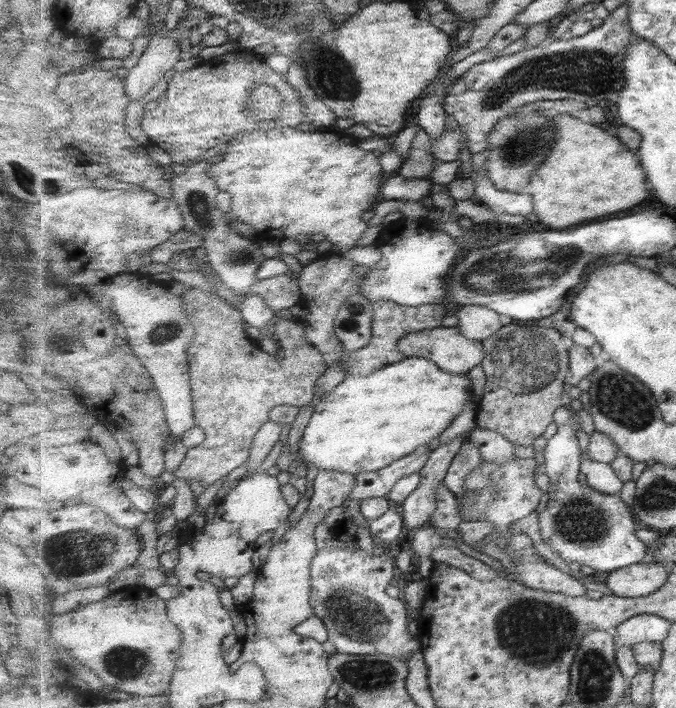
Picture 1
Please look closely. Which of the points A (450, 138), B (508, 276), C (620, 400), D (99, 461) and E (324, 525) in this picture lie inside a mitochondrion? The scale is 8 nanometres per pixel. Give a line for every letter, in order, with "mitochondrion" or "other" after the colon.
A: other
B: mitochondrion
C: mitochondrion
D: other
E: other

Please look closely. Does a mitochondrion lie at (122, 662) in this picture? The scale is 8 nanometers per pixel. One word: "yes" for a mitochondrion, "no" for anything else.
yes

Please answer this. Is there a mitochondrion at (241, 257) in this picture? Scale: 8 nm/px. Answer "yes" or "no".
yes

